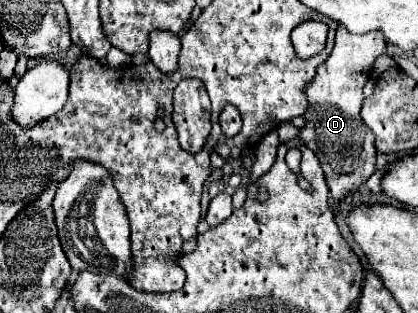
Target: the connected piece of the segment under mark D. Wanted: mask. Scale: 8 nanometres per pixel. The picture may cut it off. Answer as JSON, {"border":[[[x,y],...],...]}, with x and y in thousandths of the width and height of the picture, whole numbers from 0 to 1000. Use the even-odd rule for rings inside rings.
{"border":[[[811,83],[792,179],[768,211],[758,211],[749,262],[739,262],[739,275],[730,281],[739,339],[725,364],[730,403],[720,409],[711,441],[758,492],[801,658],[811,658],[811,645],[835,620],[854,613],[859,594],[897,550],[902,486],[892,466],[892,422],[883,415],[883,403],[873,403],[873,390],[864,390],[859,345],[868,326],[868,275],[888,243],[892,198],[921,160],[926,121],[907,96],[859,115],[825,102],[825,83]],[[782,230],[792,230],[792,256]]]}

